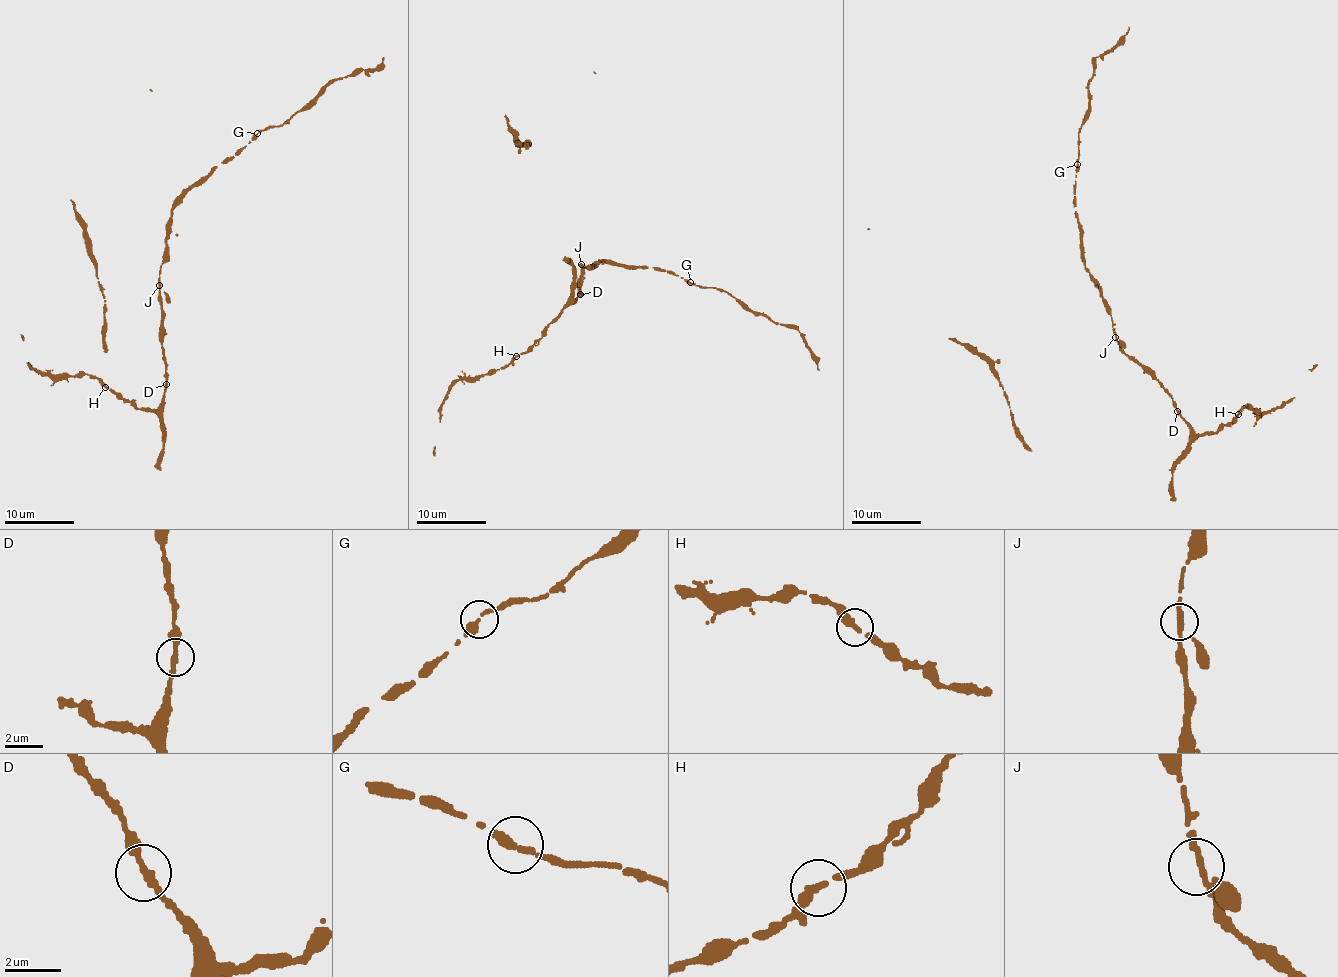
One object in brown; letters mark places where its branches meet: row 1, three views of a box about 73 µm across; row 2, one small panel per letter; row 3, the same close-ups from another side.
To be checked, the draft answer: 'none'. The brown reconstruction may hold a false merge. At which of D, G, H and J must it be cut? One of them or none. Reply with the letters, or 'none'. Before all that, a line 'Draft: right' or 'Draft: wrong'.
Draft: right
none

